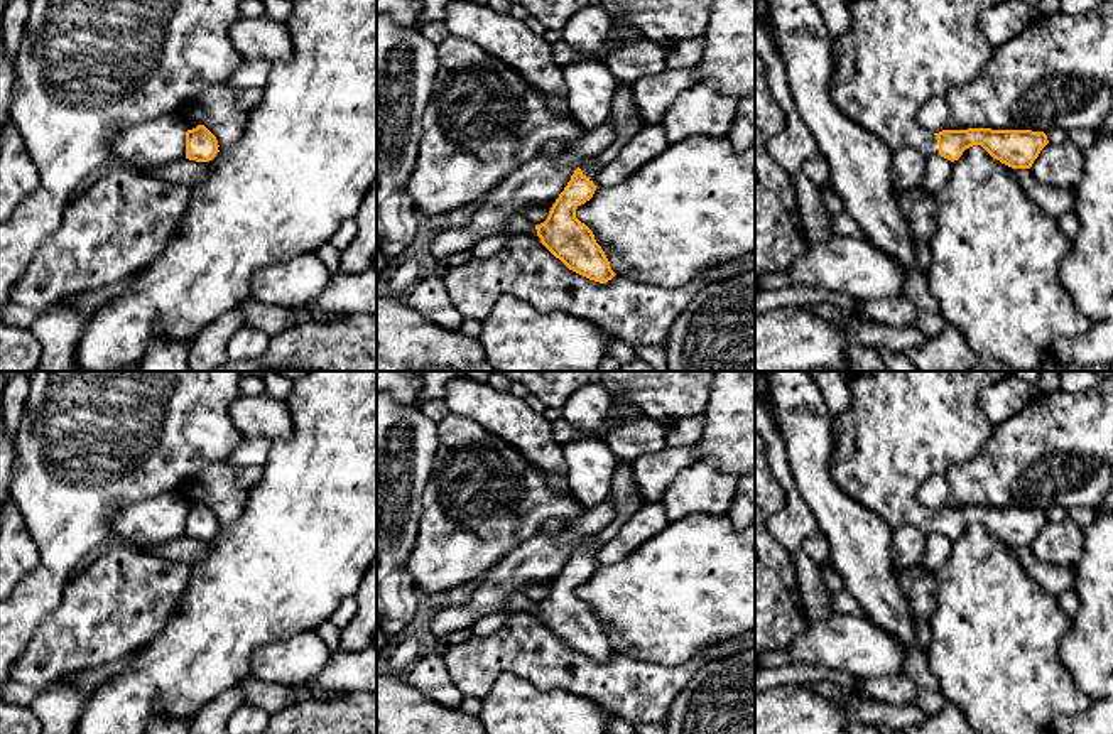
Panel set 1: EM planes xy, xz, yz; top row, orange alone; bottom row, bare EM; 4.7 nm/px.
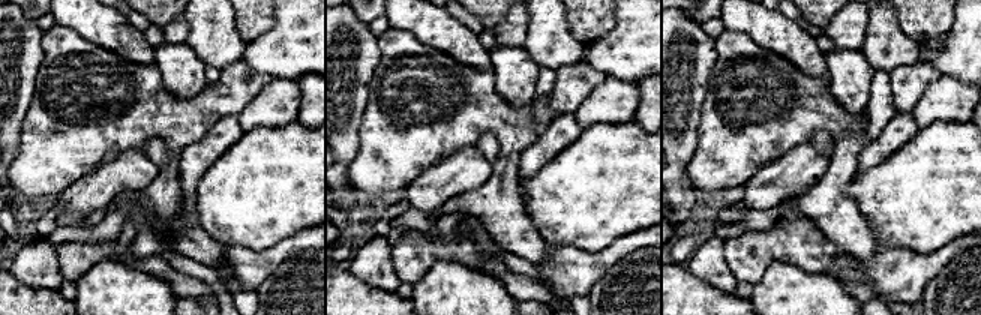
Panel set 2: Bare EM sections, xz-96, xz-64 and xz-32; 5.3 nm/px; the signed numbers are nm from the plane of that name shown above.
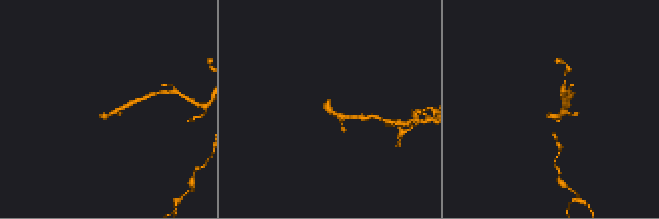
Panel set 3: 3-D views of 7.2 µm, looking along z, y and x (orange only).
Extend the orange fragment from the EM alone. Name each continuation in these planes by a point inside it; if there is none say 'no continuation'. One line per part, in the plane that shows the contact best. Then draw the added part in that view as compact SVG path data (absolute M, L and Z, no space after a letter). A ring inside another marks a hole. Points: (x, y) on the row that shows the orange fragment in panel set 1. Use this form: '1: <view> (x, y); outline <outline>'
1: xz (588, 167); outline M596 157L583 160L579 169L581 169L583 175L586 175L598 189L598 184L595 181L595 175L596 175Z

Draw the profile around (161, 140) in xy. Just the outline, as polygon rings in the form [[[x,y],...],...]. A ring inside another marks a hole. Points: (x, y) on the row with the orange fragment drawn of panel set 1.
[[[164,115],[147,123],[122,130],[111,142],[118,164],[132,167],[157,167],[186,157],[182,118]]]

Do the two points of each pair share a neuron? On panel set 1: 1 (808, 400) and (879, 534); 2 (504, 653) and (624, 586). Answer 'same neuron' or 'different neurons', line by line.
1: same neuron
2: different neurons

